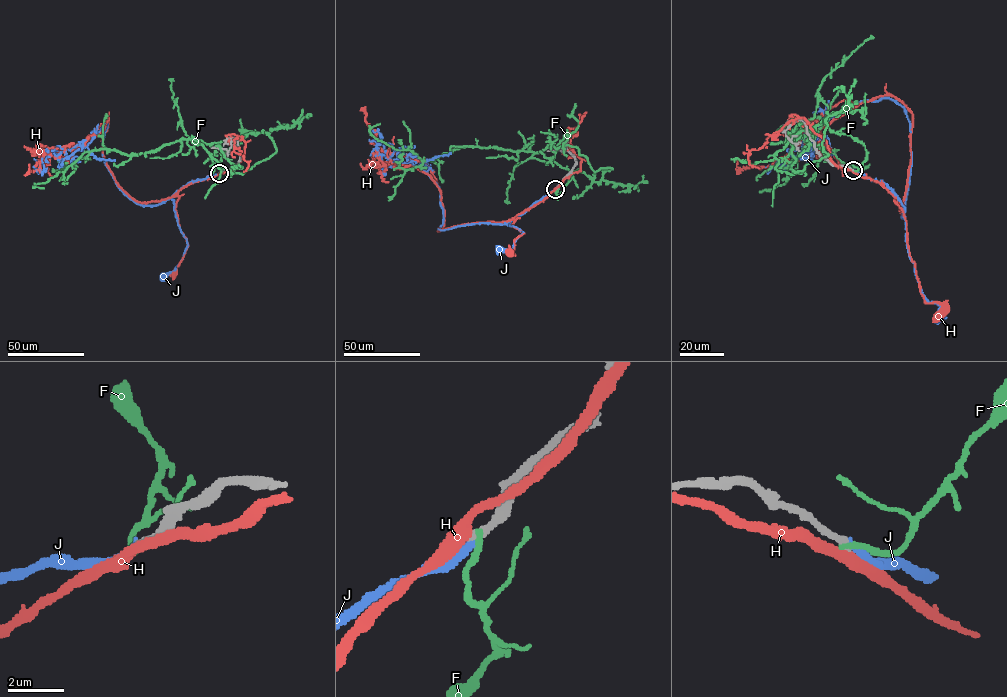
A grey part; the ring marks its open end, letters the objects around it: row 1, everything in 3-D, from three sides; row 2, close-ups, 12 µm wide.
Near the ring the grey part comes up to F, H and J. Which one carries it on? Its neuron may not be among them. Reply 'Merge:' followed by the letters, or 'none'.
Merge: J

